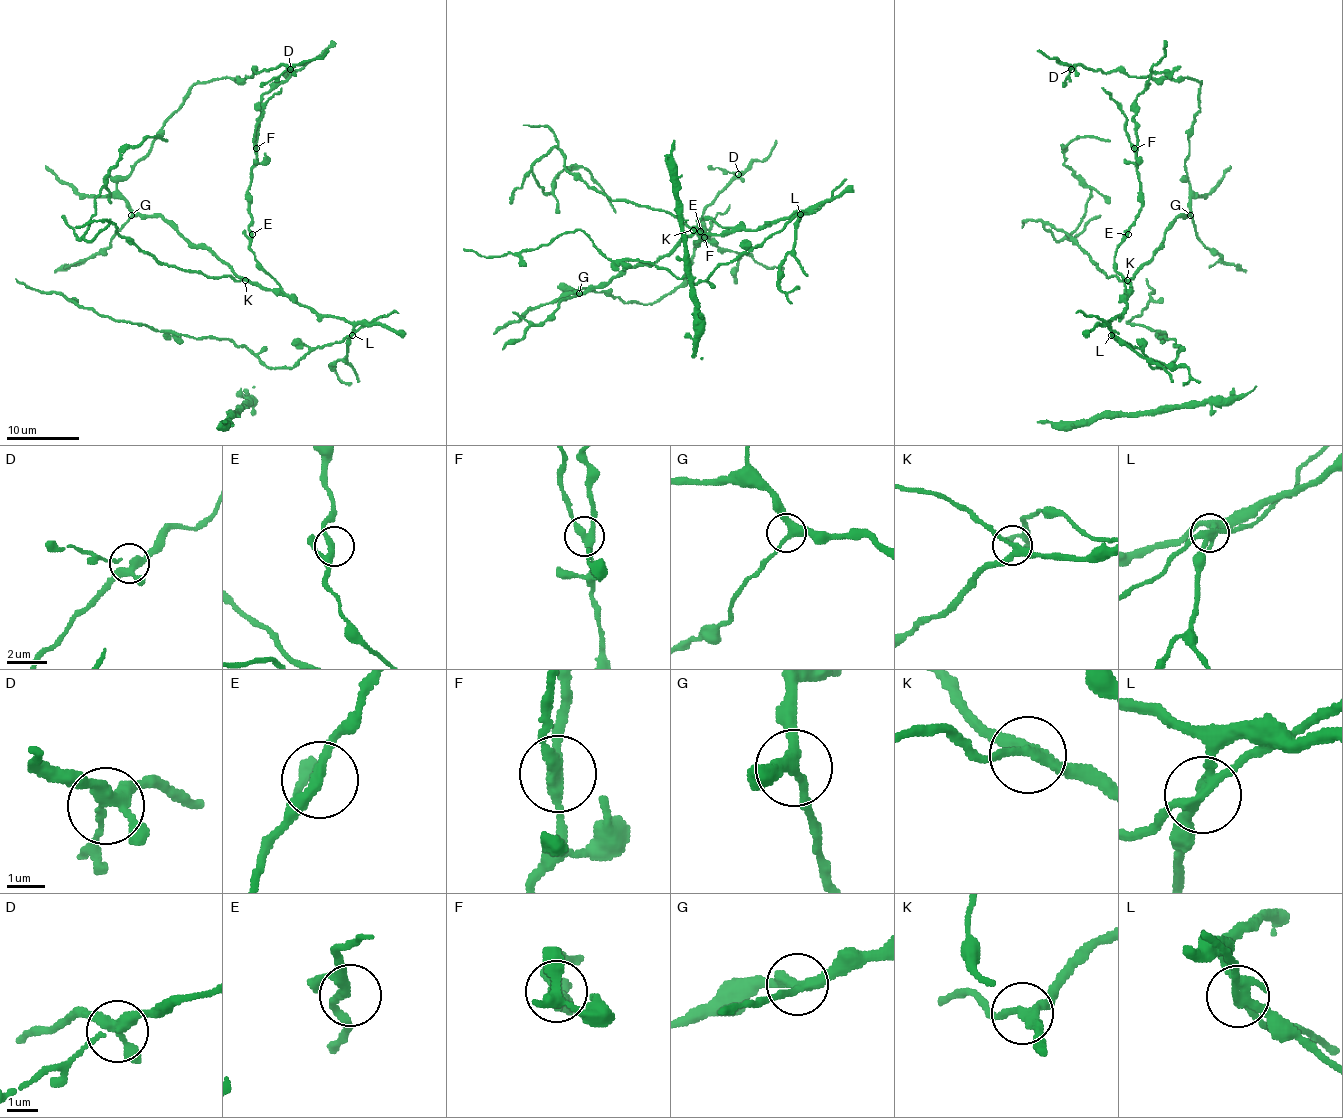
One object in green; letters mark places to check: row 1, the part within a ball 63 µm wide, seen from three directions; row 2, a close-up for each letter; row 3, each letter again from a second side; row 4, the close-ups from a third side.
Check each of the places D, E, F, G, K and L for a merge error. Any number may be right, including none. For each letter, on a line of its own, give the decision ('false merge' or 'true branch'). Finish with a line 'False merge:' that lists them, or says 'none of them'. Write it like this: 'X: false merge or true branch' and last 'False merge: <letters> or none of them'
D: true branch
E: true branch
F: false merge
G: true branch
K: false merge
L: false merge
False merge: F, K, L

